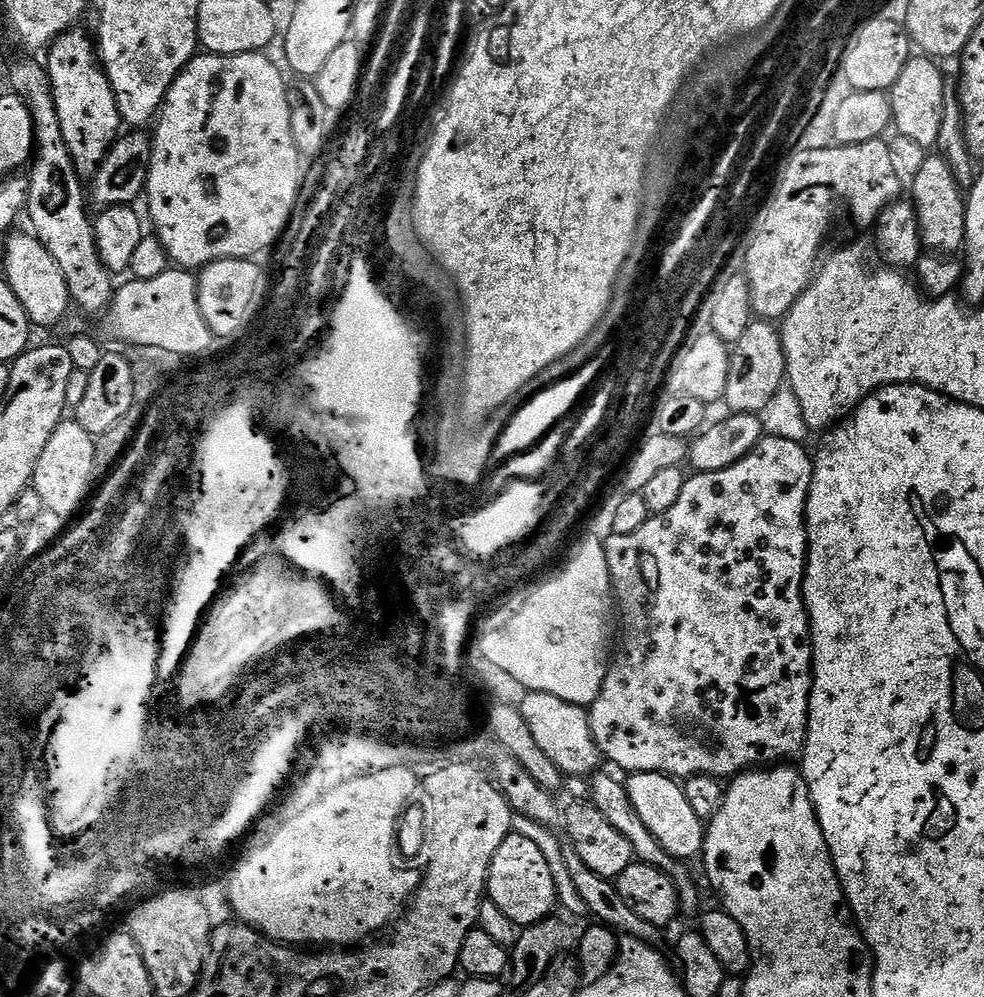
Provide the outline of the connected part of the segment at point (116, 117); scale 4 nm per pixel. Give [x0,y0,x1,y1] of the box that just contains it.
[46,30,122,174]

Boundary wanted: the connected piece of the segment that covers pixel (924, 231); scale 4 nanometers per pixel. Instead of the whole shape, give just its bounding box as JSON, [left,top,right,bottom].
[910,154,966,254]

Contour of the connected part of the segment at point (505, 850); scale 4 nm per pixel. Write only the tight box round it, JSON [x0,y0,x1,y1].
[486,831,558,926]

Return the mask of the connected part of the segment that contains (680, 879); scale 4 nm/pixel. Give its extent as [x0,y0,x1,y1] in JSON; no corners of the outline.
[590,770,696,910]

